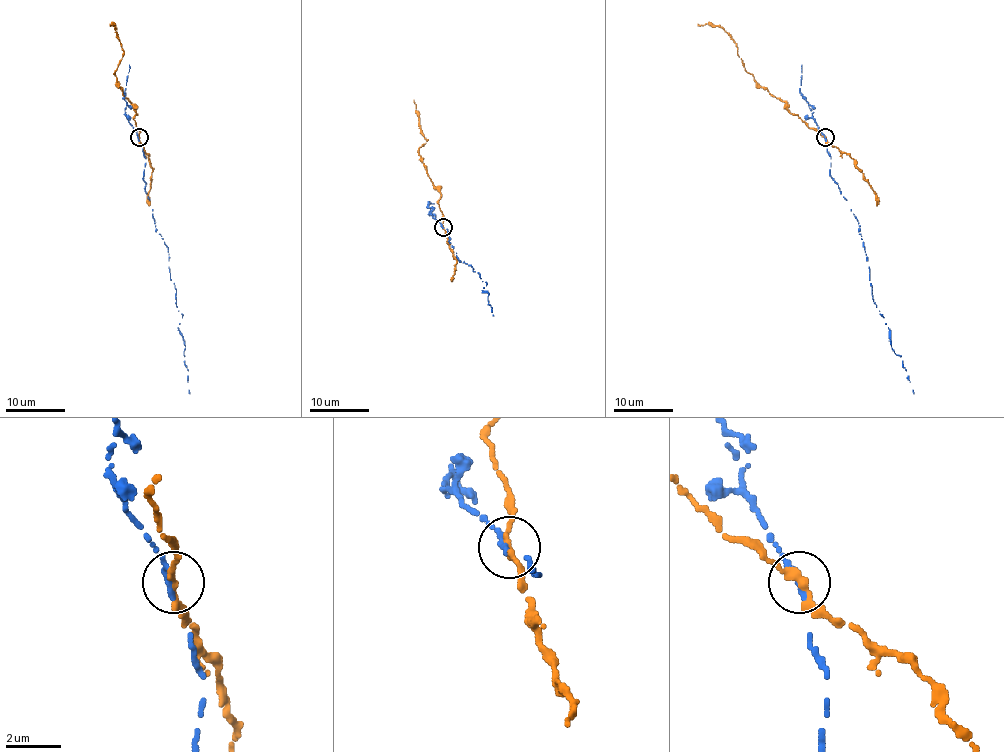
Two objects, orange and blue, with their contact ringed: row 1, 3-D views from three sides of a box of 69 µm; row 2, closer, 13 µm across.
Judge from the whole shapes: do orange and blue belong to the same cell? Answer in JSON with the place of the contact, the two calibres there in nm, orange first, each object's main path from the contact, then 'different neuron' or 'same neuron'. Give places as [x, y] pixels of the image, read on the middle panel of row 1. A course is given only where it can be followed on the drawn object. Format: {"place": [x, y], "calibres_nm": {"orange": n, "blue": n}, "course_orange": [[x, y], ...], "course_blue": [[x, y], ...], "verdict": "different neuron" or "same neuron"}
{"place": [443, 227], "calibres_nm": {"orange": 260, "blue": 280}, "course_orange": [[442, 227], [442, 212], [438, 202], [441, 193], [433, 185], [418, 154], [427, 139], [420, 125], [414, 100]], "course_blue": [[442, 227], [450, 233], [448, 242], [459, 261], [472, 266], [486, 282], [481, 290], [489, 293], [493, 315]], "verdict": "different neuron"}

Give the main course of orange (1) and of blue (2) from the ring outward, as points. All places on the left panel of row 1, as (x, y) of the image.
1: (138, 137), (134, 117), (137, 113), (123, 95), (114, 74), (123, 50), (116, 29), (110, 23)
2: (138, 137), (146, 158), (144, 188), (168, 247), (182, 315), (177, 327), (189, 394)

